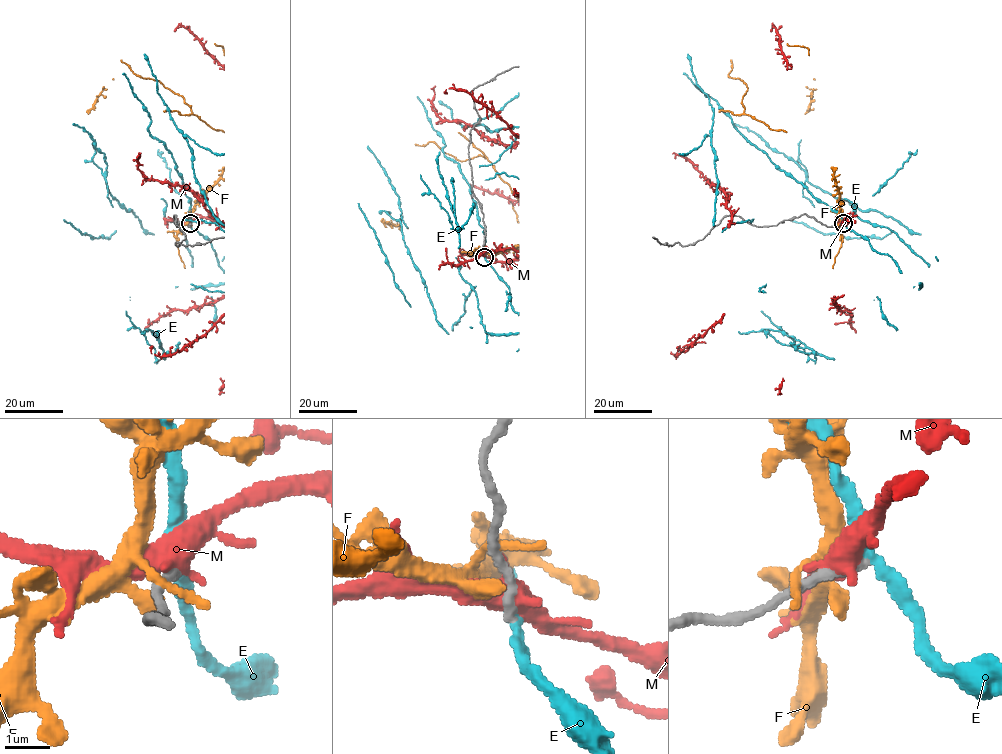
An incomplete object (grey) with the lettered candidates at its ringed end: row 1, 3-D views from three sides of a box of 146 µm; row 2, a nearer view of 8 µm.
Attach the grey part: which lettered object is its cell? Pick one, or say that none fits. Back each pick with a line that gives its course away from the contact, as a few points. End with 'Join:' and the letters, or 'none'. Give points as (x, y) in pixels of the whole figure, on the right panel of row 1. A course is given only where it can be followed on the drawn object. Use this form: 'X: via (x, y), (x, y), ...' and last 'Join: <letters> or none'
Join: none

